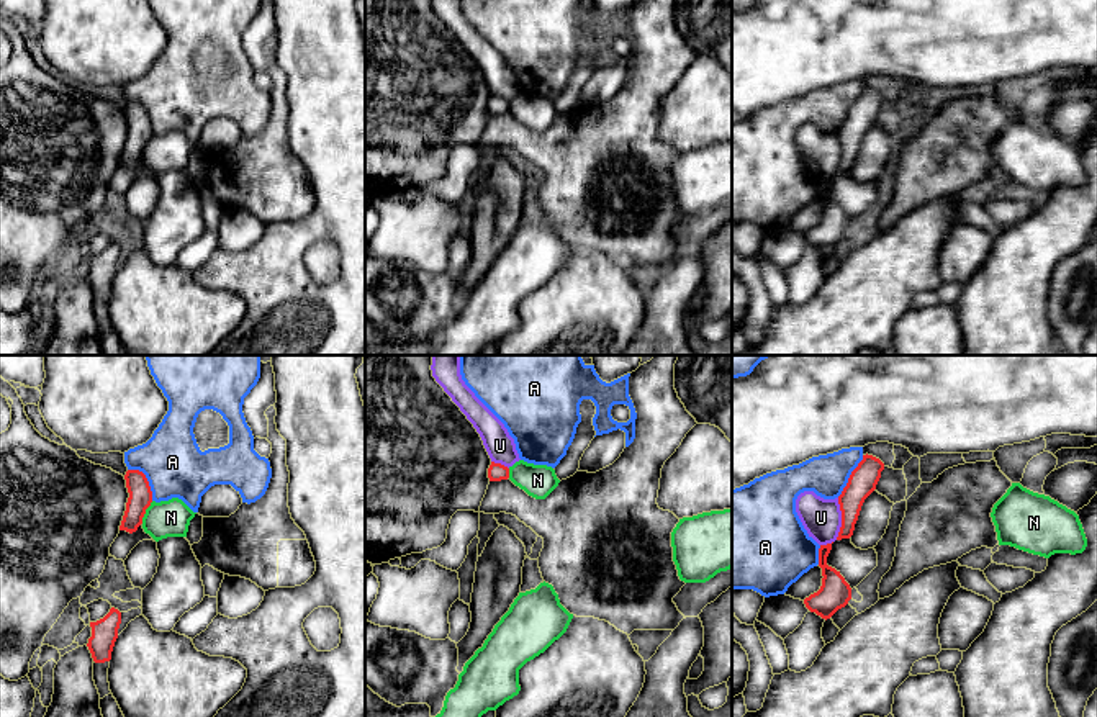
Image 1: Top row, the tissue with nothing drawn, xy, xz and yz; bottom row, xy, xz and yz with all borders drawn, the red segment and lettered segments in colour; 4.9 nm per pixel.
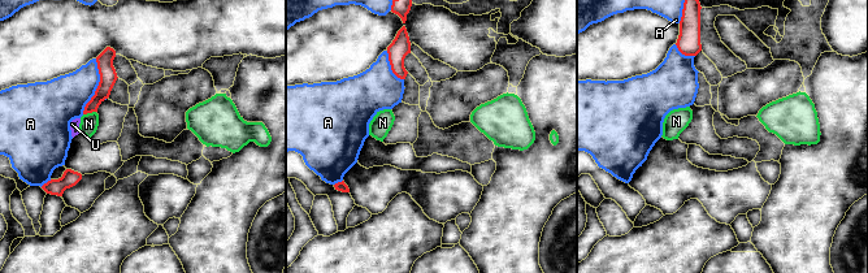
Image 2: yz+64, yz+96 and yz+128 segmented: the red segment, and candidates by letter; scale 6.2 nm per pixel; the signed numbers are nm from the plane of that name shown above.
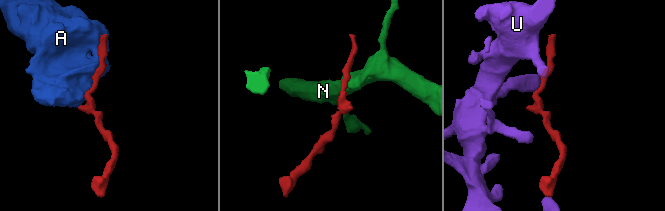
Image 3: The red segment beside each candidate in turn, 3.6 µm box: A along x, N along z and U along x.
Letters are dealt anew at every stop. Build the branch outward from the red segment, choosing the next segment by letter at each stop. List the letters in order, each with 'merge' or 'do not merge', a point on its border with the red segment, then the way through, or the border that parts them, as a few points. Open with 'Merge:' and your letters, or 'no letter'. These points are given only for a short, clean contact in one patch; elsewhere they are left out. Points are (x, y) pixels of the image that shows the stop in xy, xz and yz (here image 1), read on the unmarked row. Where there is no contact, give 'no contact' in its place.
Merge: no letter
A: do not merge; meets red in xy at (146, 113)
N: do not merge; meets red in xy at (144, 146); border along xy (153, 135), (141, 156)
U: do not merge; meets red in yz at (842, 153); border along yz (839, 131), (840, 164), (835, 172)

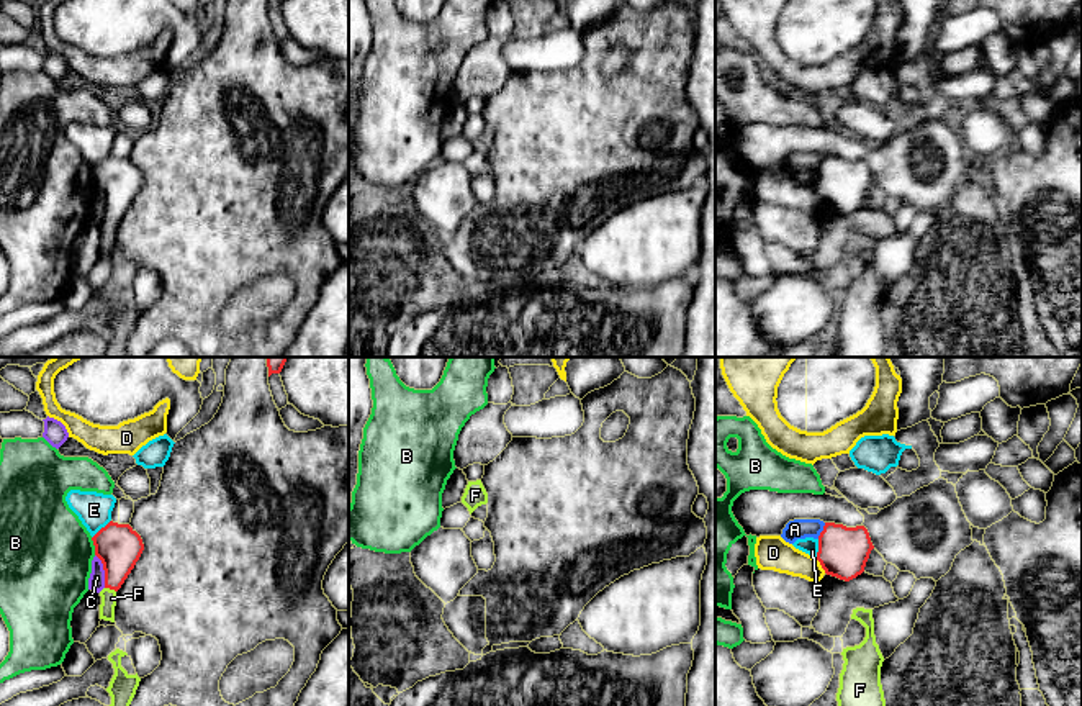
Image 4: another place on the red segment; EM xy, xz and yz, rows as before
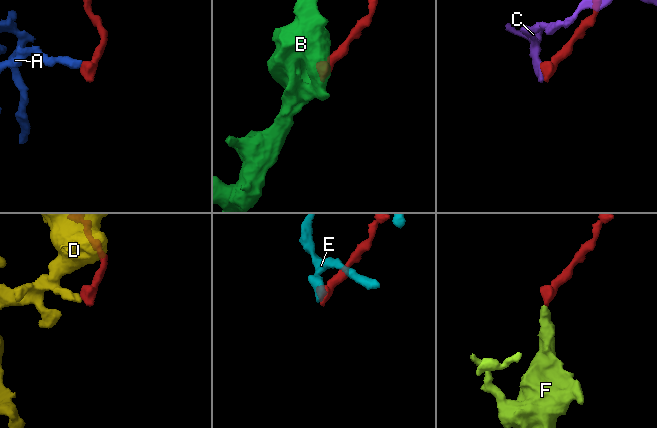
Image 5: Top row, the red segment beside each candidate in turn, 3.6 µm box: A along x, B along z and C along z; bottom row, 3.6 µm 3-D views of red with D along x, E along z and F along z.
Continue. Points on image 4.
Merge: F
A: do not merge; meets red in yz at (822, 164); border along yz (825, 156), (817, 171)
B: do not merge; meets red in xy at (94, 177); border along xy (90, 171), (95, 187)
C: do not merge; meets red in xy at (103, 202); border along xy (95, 187), (102, 197), (105, 220)
D: do not merge; meets red in yz at (820, 197)
E: do not merge; meets red in xy at (100, 162); border along xy (110, 153), (92, 171)
F: merge; meets red in xy at (110, 221); runs through xy (118, 181), (117, 205), (110, 221), (108, 230)

